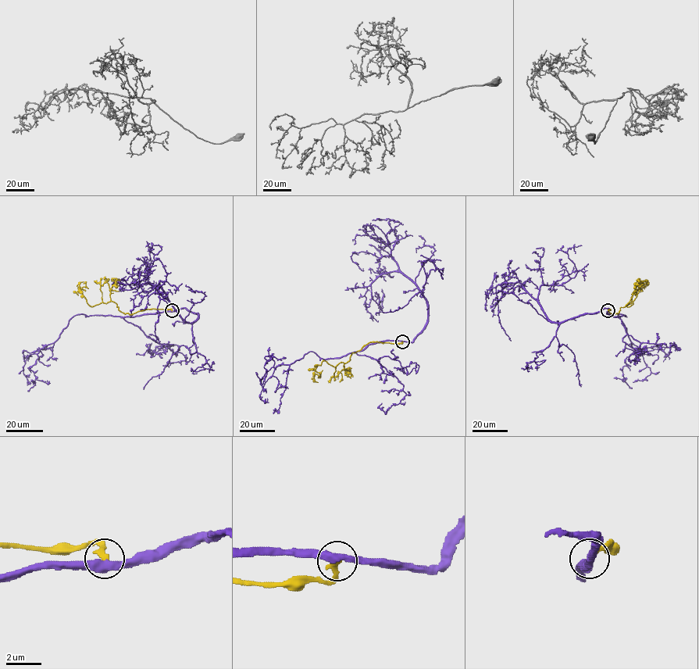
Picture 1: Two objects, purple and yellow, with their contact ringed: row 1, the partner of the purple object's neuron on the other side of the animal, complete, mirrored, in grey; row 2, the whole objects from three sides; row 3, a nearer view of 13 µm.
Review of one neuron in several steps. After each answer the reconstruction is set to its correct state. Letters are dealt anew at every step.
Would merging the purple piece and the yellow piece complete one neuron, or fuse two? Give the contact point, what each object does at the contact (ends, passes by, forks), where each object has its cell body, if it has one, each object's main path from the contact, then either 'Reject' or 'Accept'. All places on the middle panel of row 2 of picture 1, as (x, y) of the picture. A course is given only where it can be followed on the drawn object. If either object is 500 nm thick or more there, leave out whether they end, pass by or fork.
Place: (402, 341). At the ring purple passes by. At the ring yellow ends. Soma of purple: none. Soma of yellow: none. Course of purple: (403, 341), (412, 341), (426, 325), (428, 305), (391, 255), (397, 237), (392, 229), (386, 234), (388, 244). Course of yellow: (402, 341), (370, 341), (353, 352), (345, 363), (336, 366), (323, 361), (315, 370), (314, 380), (318, 382). Reject

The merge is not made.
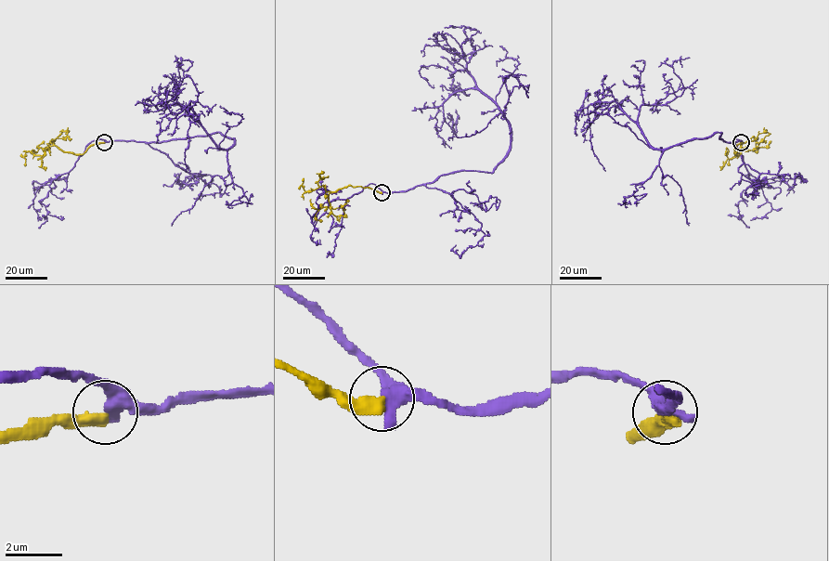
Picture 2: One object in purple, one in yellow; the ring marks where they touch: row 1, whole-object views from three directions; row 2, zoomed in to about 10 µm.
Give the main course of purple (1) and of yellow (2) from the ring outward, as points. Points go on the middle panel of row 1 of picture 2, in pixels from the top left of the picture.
1: (382, 192), (459, 171), (492, 172), (507, 154), (511, 128), (467, 69), (468, 38), (463, 56)
2: (382, 192), (351, 185), (332, 192), (327, 191), (322, 185), (305, 191), (303, 180)

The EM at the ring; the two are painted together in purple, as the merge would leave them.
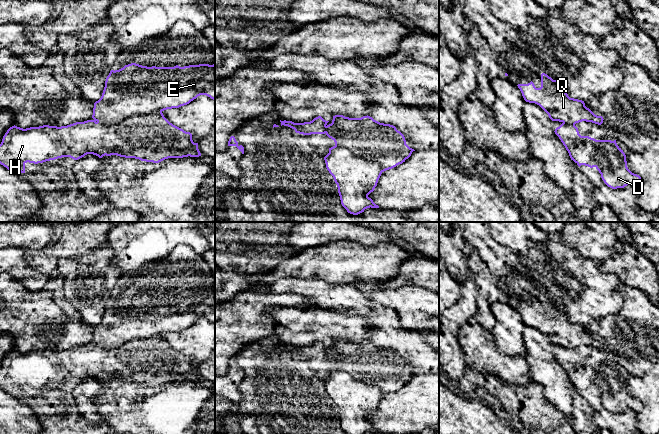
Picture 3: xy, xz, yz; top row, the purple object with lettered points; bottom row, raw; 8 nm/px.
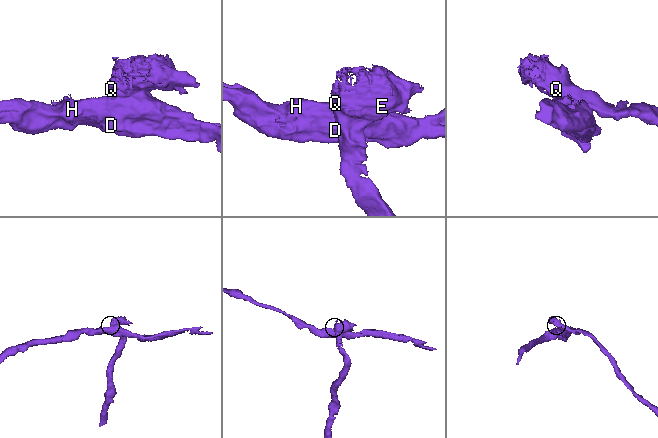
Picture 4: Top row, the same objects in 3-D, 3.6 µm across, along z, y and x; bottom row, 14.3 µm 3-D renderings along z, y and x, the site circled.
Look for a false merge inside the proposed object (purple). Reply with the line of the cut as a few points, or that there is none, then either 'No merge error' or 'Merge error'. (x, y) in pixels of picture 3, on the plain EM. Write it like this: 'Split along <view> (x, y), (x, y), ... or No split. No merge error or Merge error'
Split along xy (161, 334), (136, 337), (114, 348), (99, 348), (97, 346). Merge error

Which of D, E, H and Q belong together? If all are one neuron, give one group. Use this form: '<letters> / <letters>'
D H / E Q

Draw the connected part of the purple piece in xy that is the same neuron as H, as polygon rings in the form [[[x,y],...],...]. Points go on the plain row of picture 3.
[[[162,335],[136,338],[115,349],[101,349],[95,344],[61,351],[43,349],[23,353],[14,349],[7,354],[0,368],[0,388],[14,397],[25,397],[27,386],[38,388],[62,381],[78,384],[87,378],[99,382],[117,379],[153,387],[168,382],[201,380],[192,358],[170,347]]]

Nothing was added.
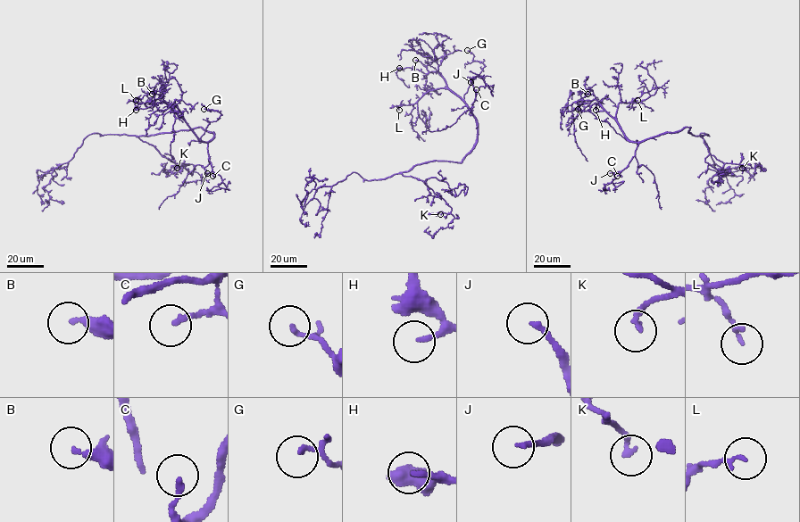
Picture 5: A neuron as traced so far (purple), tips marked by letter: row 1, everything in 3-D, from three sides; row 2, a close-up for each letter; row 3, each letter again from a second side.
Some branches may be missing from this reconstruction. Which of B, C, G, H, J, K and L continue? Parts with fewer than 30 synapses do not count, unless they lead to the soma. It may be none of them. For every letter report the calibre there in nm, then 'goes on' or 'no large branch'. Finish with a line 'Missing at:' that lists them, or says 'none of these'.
B: 280 nm thick; no large branch
C: 190 nm thick; no large branch
G: 100 nm thick; no large branch
H: 170 nm thick; goes on
J: 180 nm thick; goes on
K: 240 nm thick; goes on
L: 160 nm thick; no large branch
Missing at: H, J, K

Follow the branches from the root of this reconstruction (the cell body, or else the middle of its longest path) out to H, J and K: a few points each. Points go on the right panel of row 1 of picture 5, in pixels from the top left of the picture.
H: (689, 129), (689, 127), (684, 127), (674, 132), (630, 142), (615, 120), (599, 104), (601, 101), (595, 110)
J: (689, 129), (689, 127), (684, 127), (643, 140), (625, 168), (610, 173)
K: (689, 129), (690, 133), (704, 139), (712, 155), (723, 162), (738, 163), (742, 168)

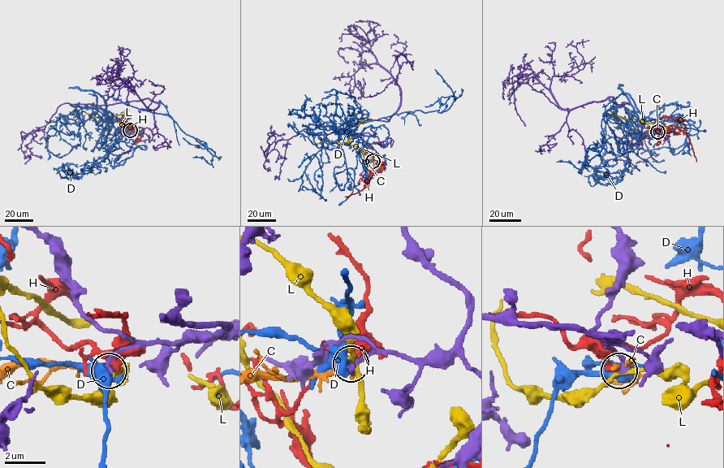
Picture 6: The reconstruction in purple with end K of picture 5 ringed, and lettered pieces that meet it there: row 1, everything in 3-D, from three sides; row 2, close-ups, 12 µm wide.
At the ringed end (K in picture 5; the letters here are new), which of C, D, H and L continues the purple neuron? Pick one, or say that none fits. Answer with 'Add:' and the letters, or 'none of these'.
Add: none of these

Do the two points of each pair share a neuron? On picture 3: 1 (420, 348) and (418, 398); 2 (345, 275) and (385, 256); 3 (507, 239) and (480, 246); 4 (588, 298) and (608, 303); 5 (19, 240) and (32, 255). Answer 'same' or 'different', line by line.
1: different
2: same
3: different
4: same
5: different

